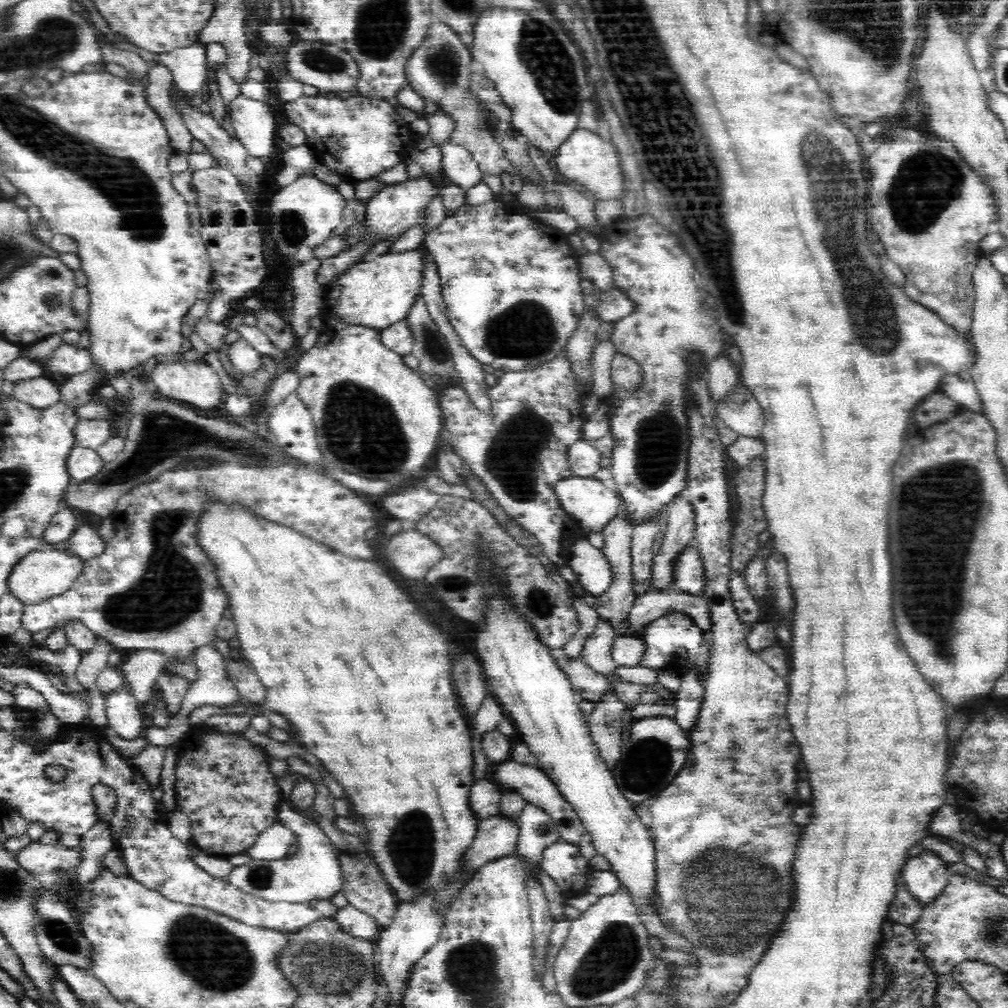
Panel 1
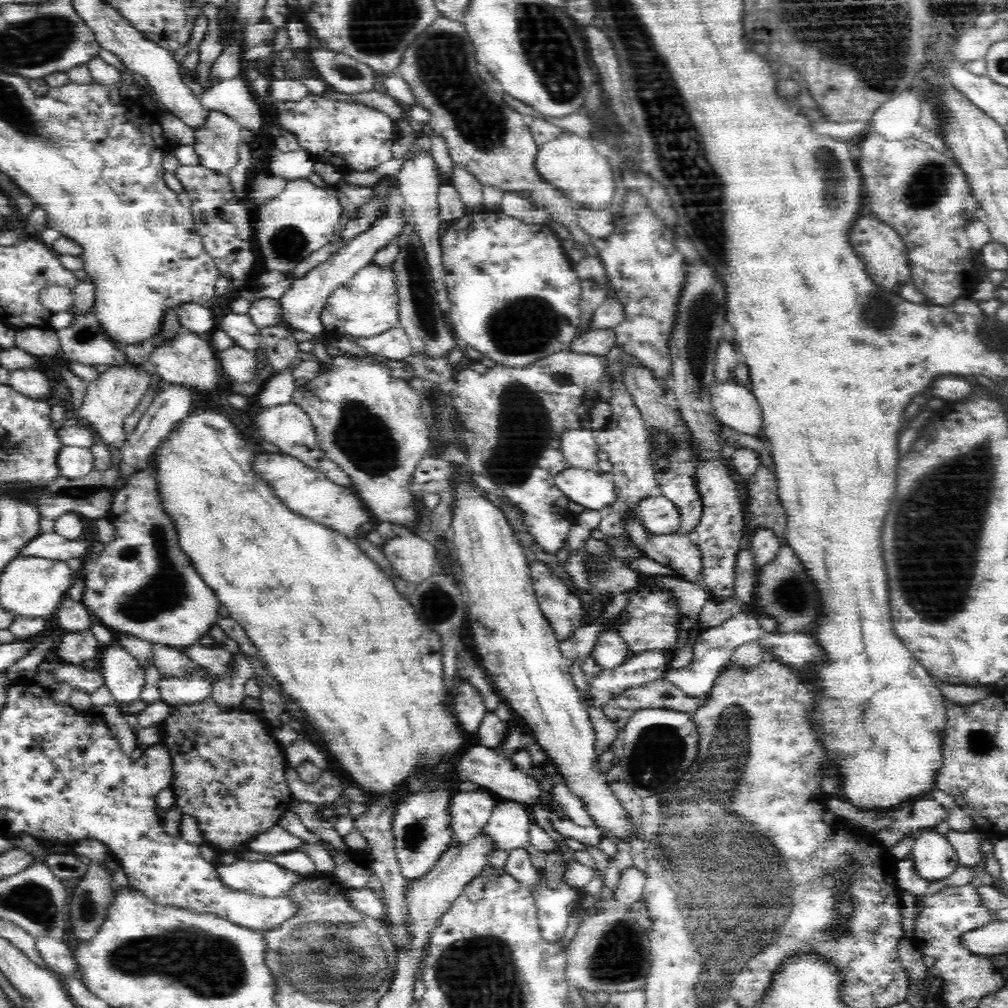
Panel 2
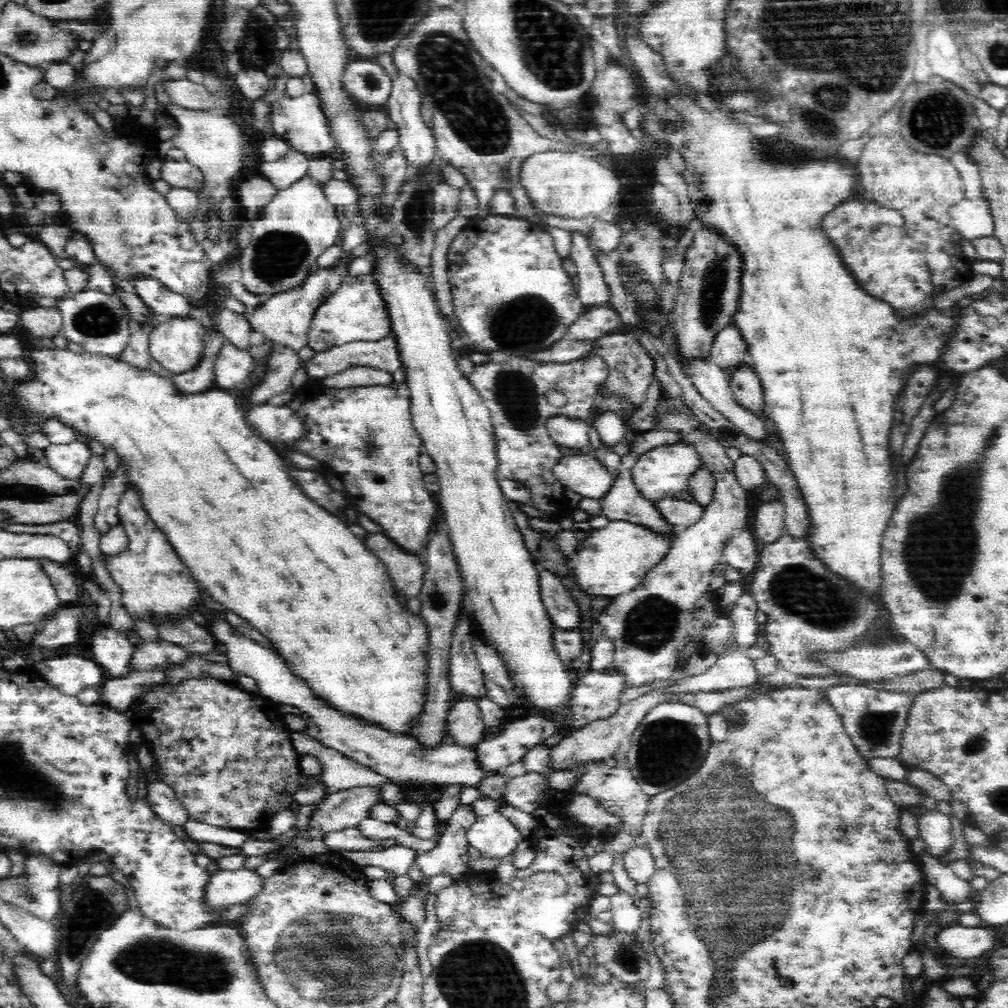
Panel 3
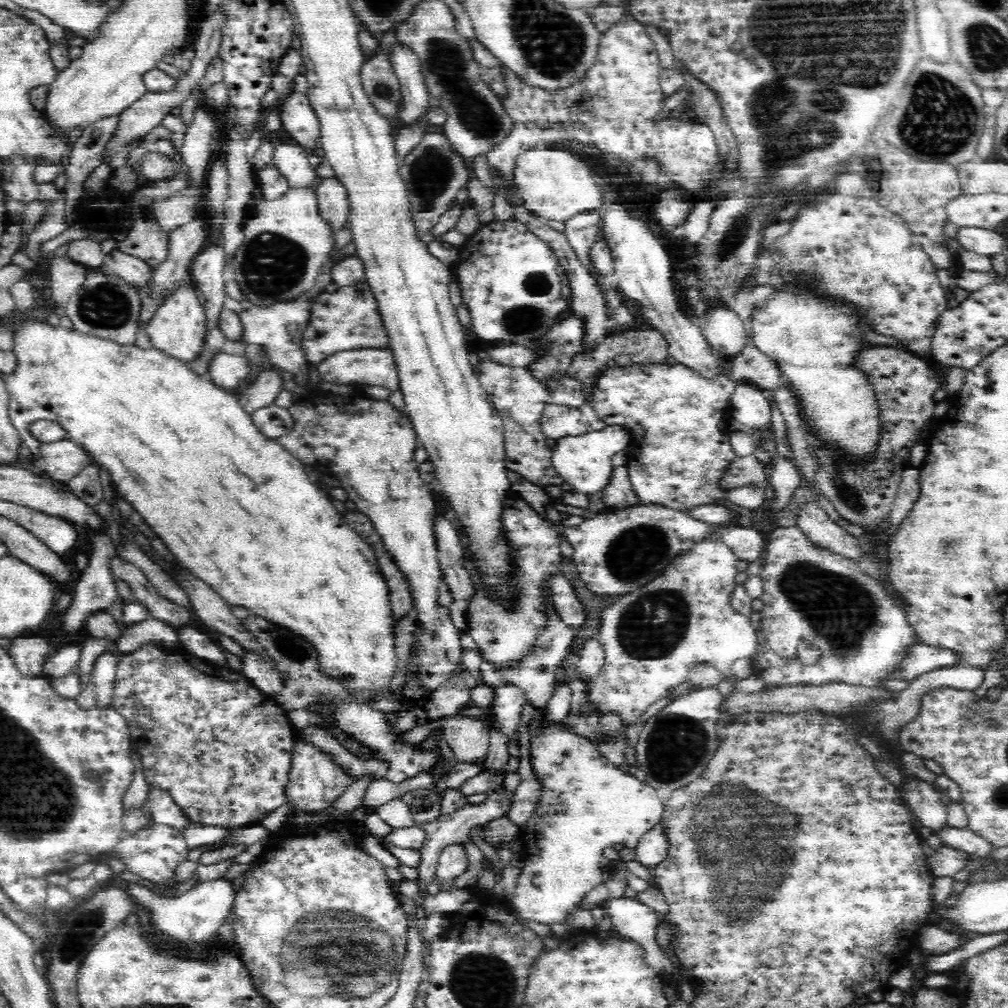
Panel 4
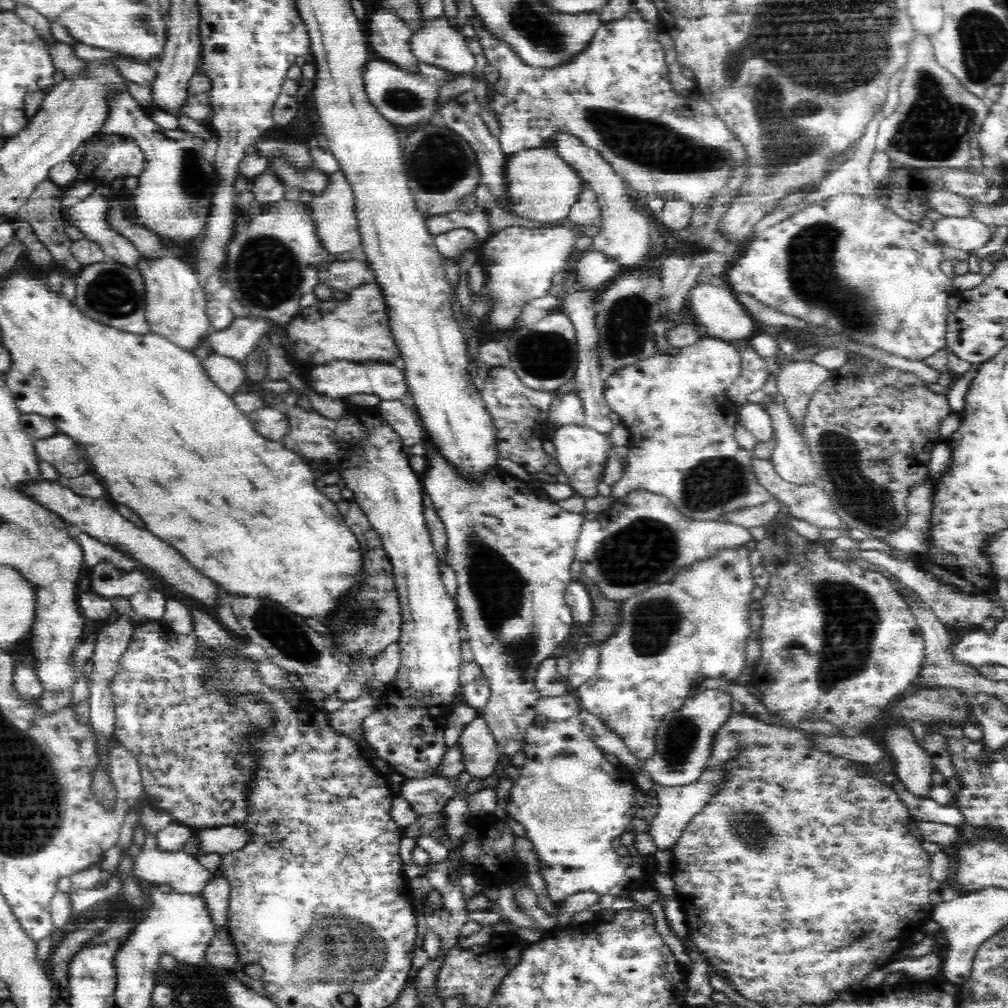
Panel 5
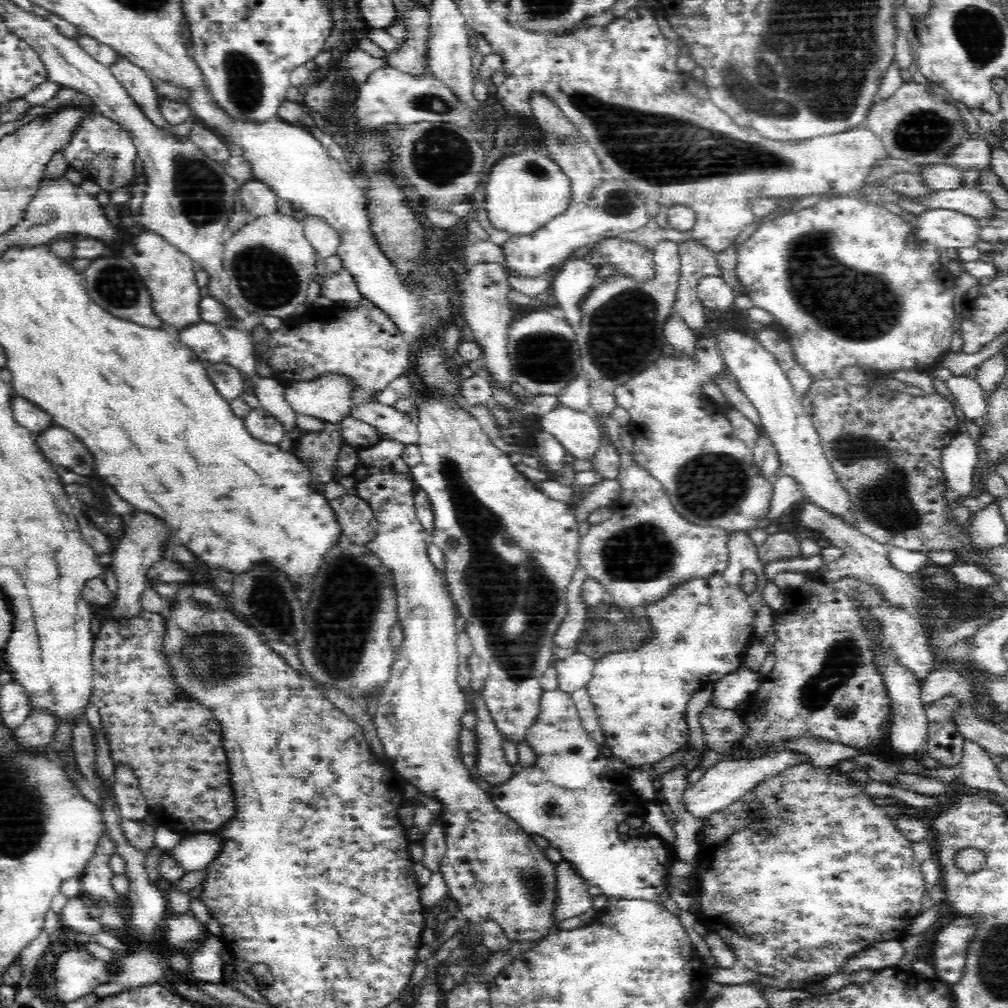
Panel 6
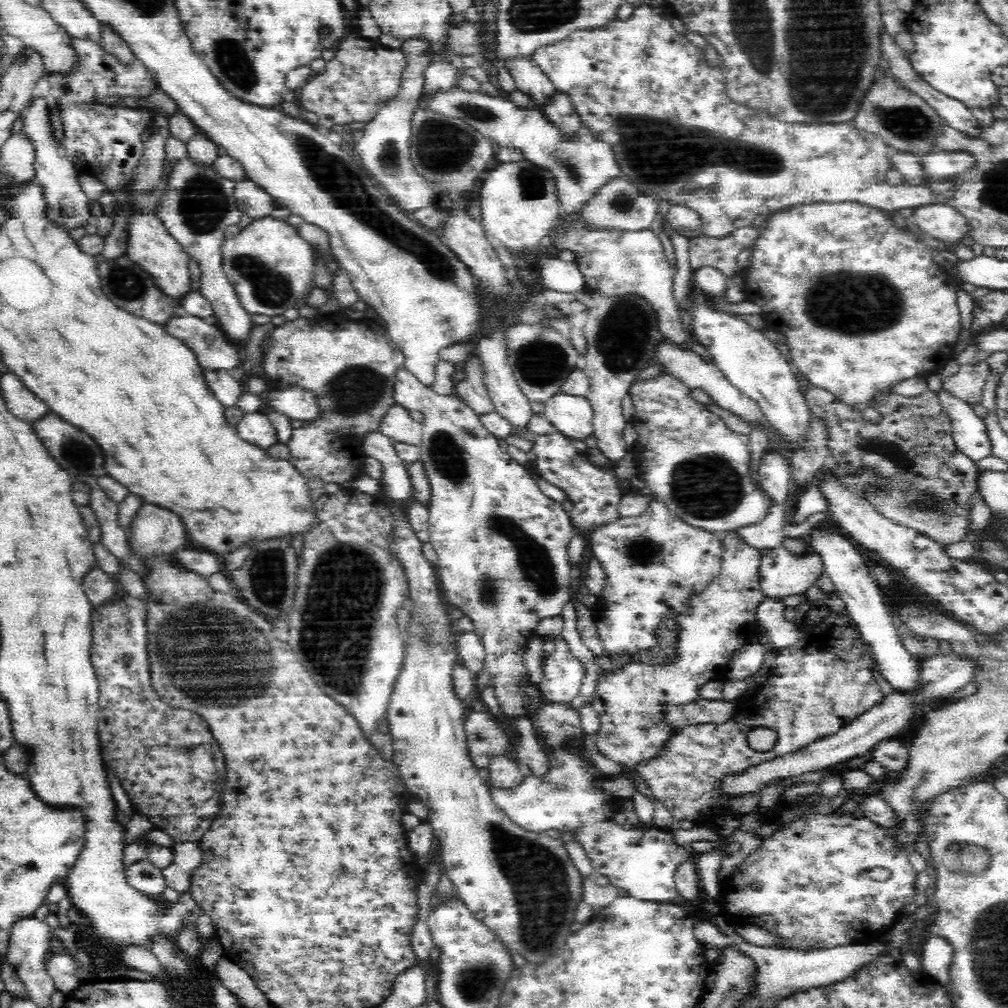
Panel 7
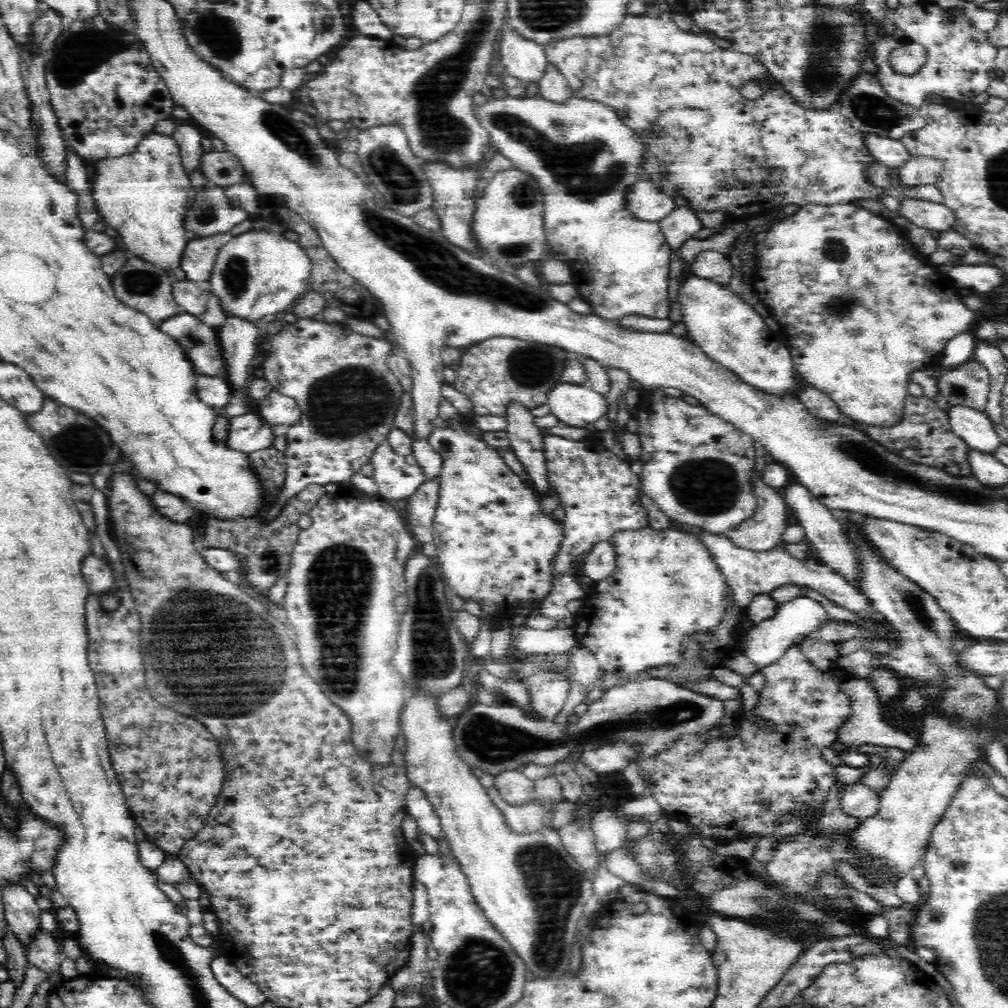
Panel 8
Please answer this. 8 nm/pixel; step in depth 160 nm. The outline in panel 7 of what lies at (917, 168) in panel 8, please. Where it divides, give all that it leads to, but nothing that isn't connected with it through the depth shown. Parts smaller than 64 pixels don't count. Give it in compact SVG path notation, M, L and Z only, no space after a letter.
M963 150L934 151L922 155L922 170L925 178L932 182L951 179L955 174L967 171L974 164L974 157Z

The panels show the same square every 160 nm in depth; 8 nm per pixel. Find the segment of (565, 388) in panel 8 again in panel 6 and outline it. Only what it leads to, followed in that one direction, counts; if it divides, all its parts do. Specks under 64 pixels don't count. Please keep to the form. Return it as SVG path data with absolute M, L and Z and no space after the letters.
M562 403L540 418L540 426L554 435L576 460L593 460L601 446L601 432L591 413L568 408Z

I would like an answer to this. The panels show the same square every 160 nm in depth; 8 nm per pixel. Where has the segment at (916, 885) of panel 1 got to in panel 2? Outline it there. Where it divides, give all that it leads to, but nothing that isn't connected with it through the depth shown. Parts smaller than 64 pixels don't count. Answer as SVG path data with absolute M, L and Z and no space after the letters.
M934 828L917 835L911 853L914 855L914 870L928 883L946 878L959 865L958 855L946 835Z

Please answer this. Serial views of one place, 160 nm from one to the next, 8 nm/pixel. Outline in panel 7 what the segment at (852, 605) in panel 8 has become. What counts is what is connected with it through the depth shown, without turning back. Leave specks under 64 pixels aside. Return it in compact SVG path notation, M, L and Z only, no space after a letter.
M782 546L771 548L765 552L759 568L761 589L769 598L805 595L824 572L817 552L793 555Z

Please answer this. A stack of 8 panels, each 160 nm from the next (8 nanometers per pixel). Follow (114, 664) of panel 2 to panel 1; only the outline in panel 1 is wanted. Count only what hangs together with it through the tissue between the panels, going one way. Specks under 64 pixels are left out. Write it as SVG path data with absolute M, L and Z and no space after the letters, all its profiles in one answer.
M127 683L120 690L114 690L106 696L105 710L107 726L112 727L118 736L126 740L136 740L144 736L147 720Z

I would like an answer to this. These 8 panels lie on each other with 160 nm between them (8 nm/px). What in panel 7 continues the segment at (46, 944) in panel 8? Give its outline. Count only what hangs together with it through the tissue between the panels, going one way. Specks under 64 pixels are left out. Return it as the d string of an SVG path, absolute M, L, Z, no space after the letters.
M66 954L49 955L45 960L45 968L54 982L56 992L59 994L72 995L78 988L80 981L76 978L78 972L77 960Z

